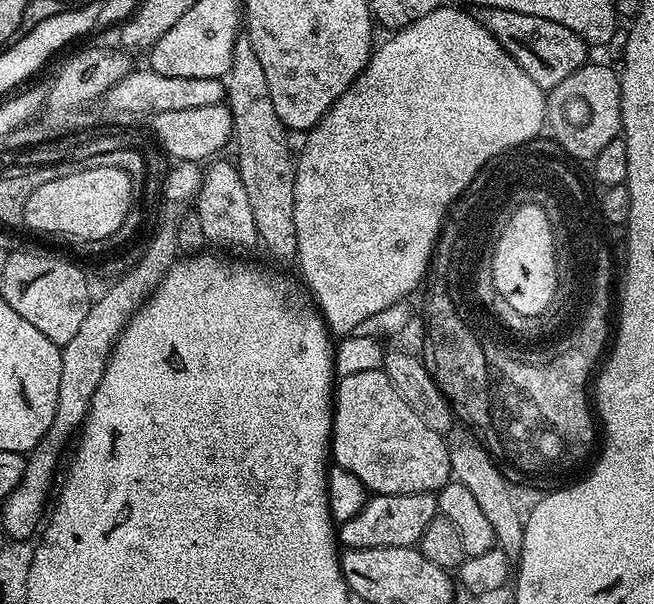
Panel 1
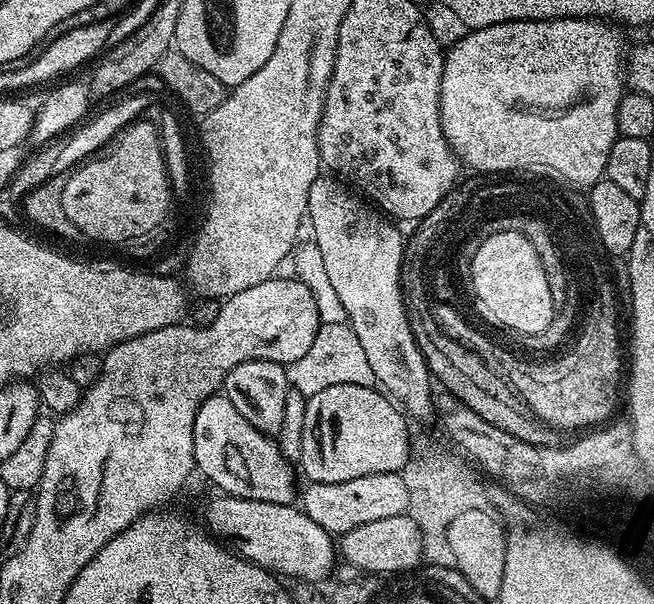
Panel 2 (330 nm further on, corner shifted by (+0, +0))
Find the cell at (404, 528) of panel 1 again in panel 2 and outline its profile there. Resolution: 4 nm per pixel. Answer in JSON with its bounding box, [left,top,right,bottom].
[302,472,410,534]

